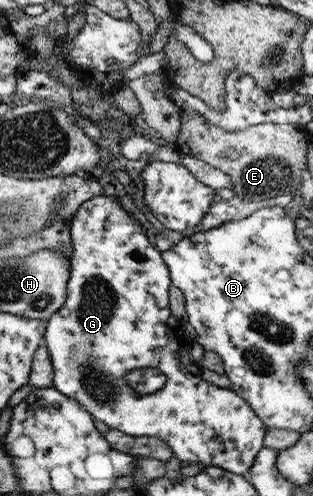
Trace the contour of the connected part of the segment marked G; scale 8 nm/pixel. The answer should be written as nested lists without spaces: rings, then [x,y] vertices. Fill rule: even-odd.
[[[104,193],[83,202],[71,220],[71,238],[73,251],[71,254],[72,267],[71,276],[68,282],[68,297],[61,309],[58,309],[52,317],[47,319],[45,329],[45,345],[48,349],[51,363],[53,366],[53,387],[61,391],[68,398],[73,398],[81,403],[95,420],[104,422],[111,429],[125,431],[130,436],[155,436],[164,439],[173,449],[173,454],[181,460],[181,466],[195,465],[200,463],[207,466],[217,466],[218,468],[242,475],[250,470],[253,462],[256,461],[257,454],[264,448],[265,423],[253,411],[253,407],[245,401],[241,395],[236,394],[231,388],[226,389],[210,384],[203,378],[202,367],[196,364],[192,358],[192,348],[194,340],[188,338],[188,332],[184,328],[184,323],[180,318],[172,316],[172,308],[169,306],[169,290],[173,288],[172,276],[168,276],[167,264],[160,258],[160,252],[150,246],[148,238],[142,232],[142,226],[138,220],[134,220],[128,212],[122,210],[122,206],[114,200],[114,197],[108,197]],[[139,368],[156,368],[161,370],[167,376],[165,388],[150,395],[138,395],[134,389],[131,389],[127,383],[126,376],[130,370]]]

